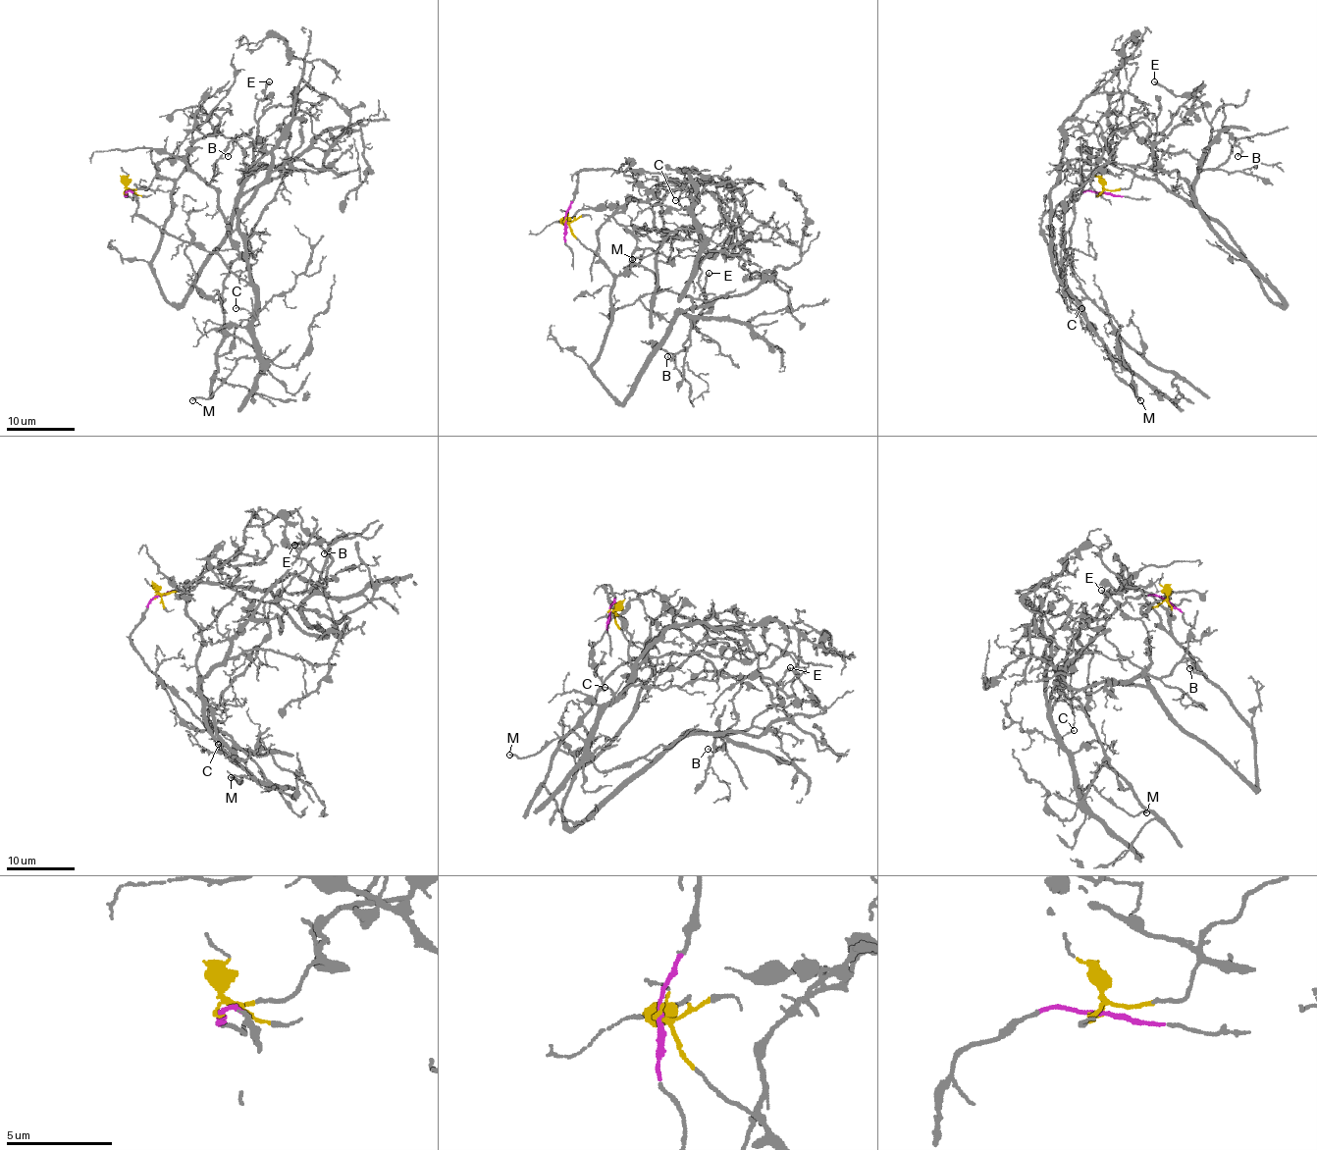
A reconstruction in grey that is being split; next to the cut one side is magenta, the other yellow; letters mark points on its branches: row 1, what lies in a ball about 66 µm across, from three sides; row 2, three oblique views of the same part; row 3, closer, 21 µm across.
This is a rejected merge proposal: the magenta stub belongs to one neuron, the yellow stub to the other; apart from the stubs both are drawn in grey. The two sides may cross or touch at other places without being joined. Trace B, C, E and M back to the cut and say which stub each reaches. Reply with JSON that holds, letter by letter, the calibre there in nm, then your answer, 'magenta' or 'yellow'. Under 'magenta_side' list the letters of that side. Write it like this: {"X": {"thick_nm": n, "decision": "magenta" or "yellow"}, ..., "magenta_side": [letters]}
{"B": {"thick_nm": 100, "decision": "yellow"}, "C": {"thick_nm": 110, "decision": "magenta"}, "E": {"thick_nm": 240, "decision": "yellow"}, "M": {"thick_nm": 160, "decision": "magenta"}, "magenta_side": ["C", "M"]}

